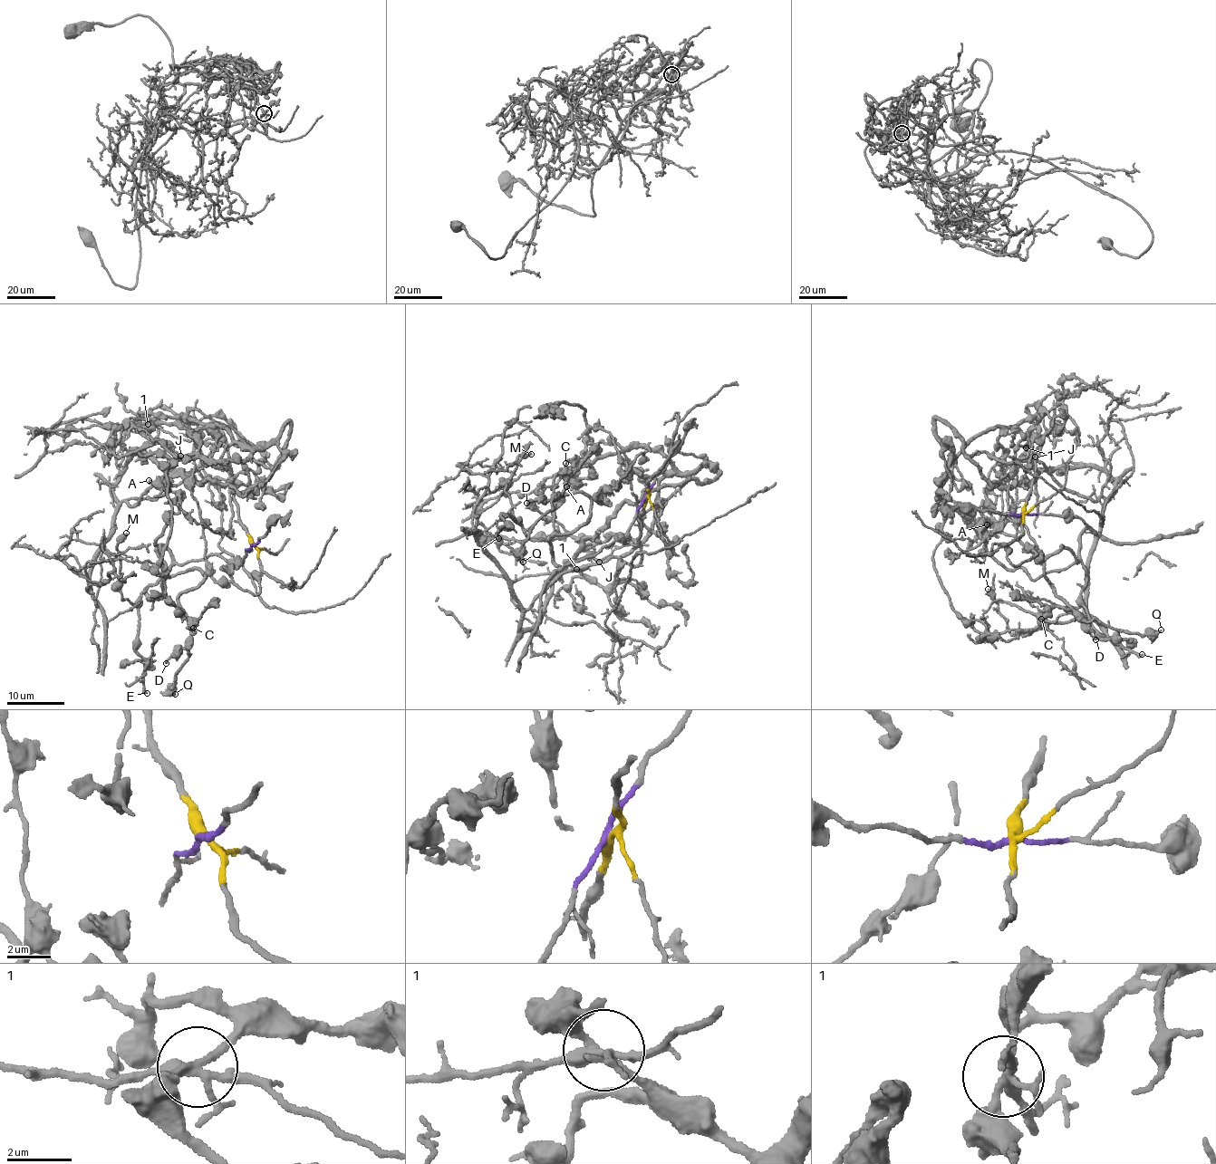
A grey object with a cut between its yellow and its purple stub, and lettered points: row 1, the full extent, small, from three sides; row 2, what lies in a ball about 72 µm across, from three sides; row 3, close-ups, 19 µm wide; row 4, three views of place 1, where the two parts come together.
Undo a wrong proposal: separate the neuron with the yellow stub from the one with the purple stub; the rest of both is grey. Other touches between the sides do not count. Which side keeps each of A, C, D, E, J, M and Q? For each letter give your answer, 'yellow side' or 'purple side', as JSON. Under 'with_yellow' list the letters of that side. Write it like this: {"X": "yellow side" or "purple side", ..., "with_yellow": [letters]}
{"A": "purple side", "C": "purple side", "D": "purple side", "E": "purple side", "J": "yellow side", "M": "purple side", "Q": "purple side", "with_yellow": ["J"]}

